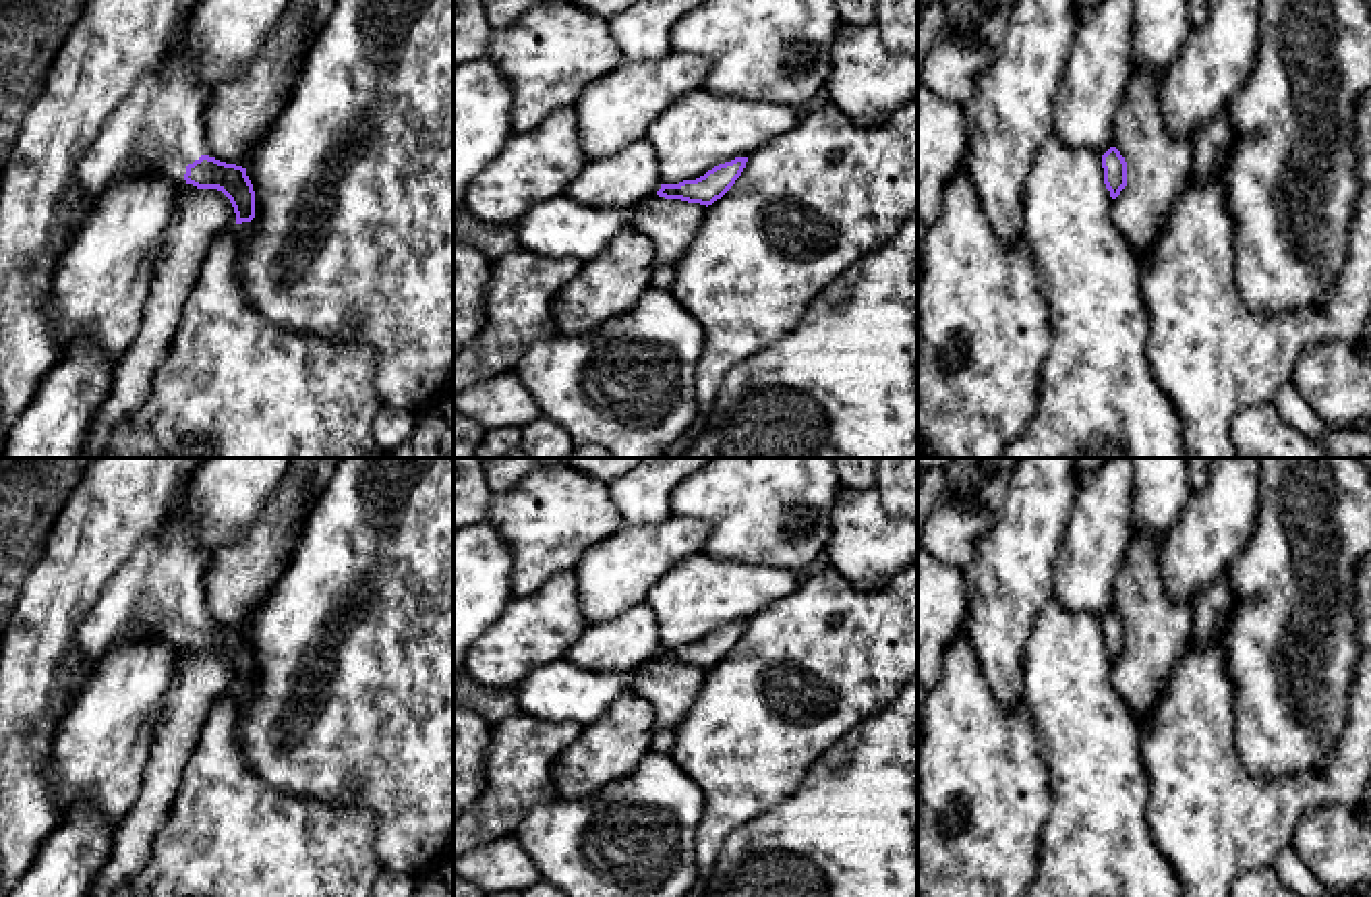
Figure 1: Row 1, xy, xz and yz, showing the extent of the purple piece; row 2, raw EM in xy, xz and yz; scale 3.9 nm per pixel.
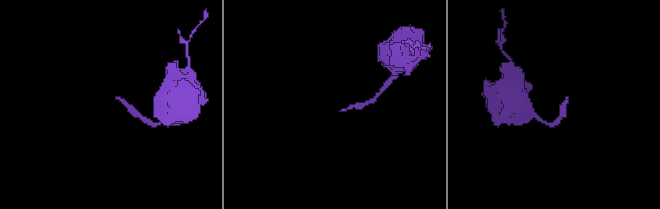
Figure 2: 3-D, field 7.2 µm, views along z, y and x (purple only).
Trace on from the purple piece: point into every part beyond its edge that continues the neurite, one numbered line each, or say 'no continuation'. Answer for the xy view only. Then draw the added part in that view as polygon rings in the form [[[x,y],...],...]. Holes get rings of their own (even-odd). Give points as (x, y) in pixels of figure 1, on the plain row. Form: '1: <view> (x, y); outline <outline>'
1: xy (162, 583); outline [[[191,470],[178,485],[166,520],[137,545],[81,624],[77,642],[83,663],[75,673],[70,704],[93,669],[135,626],[151,626],[182,650],[186,630],[205,619],[207,561],[195,530],[174,526],[195,508],[193,479],[197,470]]]

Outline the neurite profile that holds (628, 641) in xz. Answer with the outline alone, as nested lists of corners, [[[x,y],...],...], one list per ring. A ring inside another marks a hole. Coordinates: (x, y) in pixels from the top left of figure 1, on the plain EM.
[[[642,601],[613,619],[590,624],[563,659],[586,671],[634,671],[661,648],[654,611]]]

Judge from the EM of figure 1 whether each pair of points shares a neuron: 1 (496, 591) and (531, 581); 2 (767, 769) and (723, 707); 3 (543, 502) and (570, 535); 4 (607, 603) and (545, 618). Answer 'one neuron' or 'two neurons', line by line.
1: two neurons
2: one neuron
3: one neuron
4: two neurons

